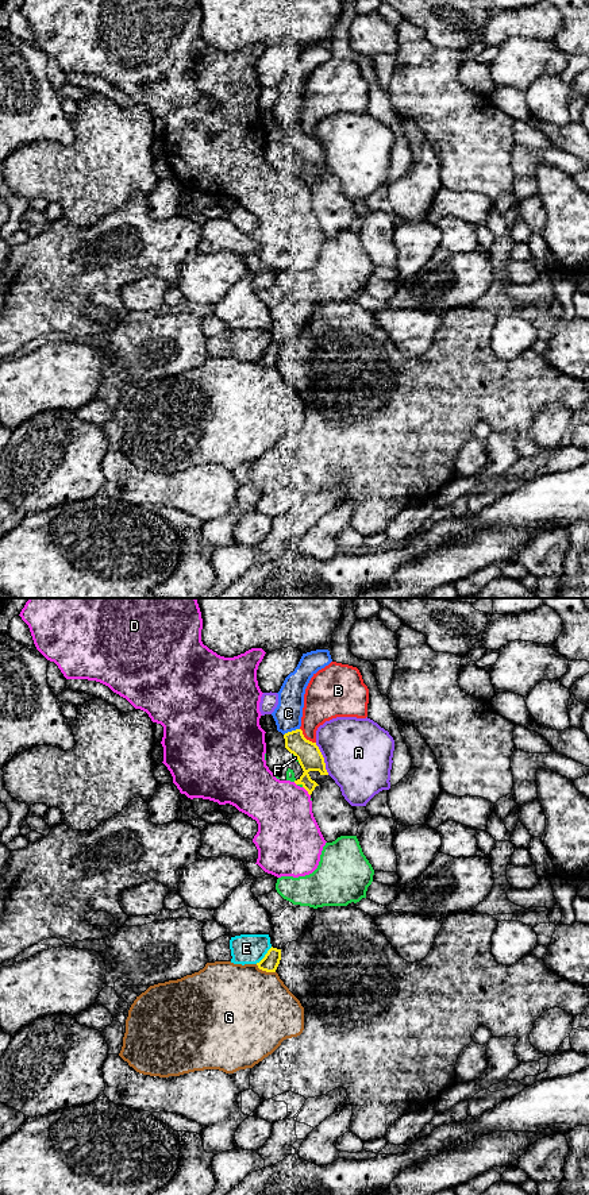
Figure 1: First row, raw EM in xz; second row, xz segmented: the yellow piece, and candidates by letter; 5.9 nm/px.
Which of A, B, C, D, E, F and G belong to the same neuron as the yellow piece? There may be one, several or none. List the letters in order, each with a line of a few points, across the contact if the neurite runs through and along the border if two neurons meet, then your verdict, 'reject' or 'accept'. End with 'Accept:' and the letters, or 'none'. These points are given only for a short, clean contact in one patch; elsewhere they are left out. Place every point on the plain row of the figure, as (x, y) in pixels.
A: reject
B: reject
C: accept
D: reject
E: xz (272, 342), (255, 358) | reject
F: reject
G: reject
Accept: C

